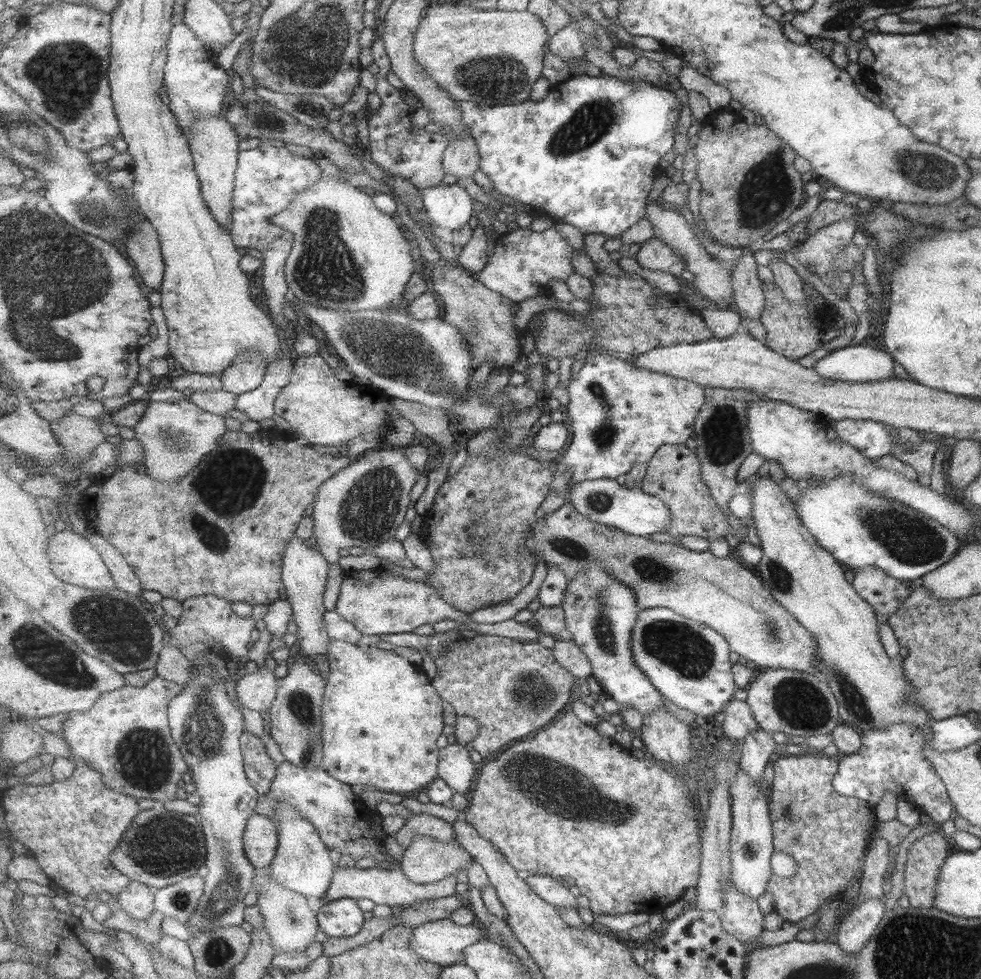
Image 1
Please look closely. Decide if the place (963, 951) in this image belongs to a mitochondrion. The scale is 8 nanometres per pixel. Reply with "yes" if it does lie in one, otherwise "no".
yes

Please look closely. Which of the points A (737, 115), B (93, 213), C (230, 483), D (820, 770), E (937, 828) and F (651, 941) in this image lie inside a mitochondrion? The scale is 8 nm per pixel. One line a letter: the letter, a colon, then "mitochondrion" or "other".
A: other
B: mitochondrion
C: mitochondrion
D: other
E: other
F: other

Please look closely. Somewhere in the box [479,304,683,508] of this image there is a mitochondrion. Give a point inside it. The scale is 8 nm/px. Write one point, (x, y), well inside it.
(604, 436)

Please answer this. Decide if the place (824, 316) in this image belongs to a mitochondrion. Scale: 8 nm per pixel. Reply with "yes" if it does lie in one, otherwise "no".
no

